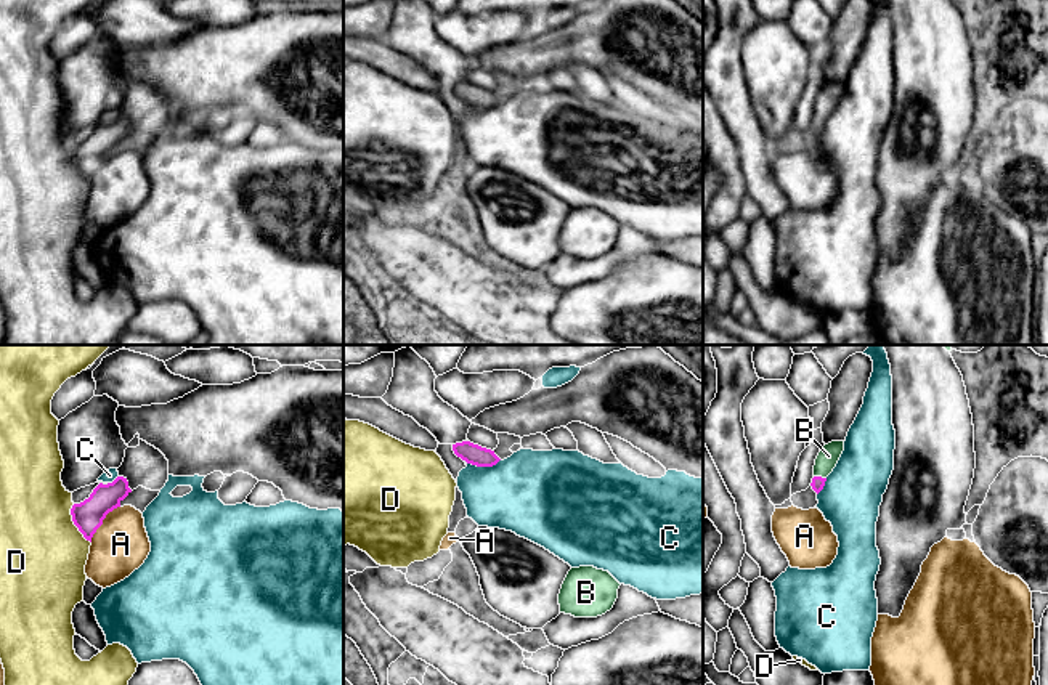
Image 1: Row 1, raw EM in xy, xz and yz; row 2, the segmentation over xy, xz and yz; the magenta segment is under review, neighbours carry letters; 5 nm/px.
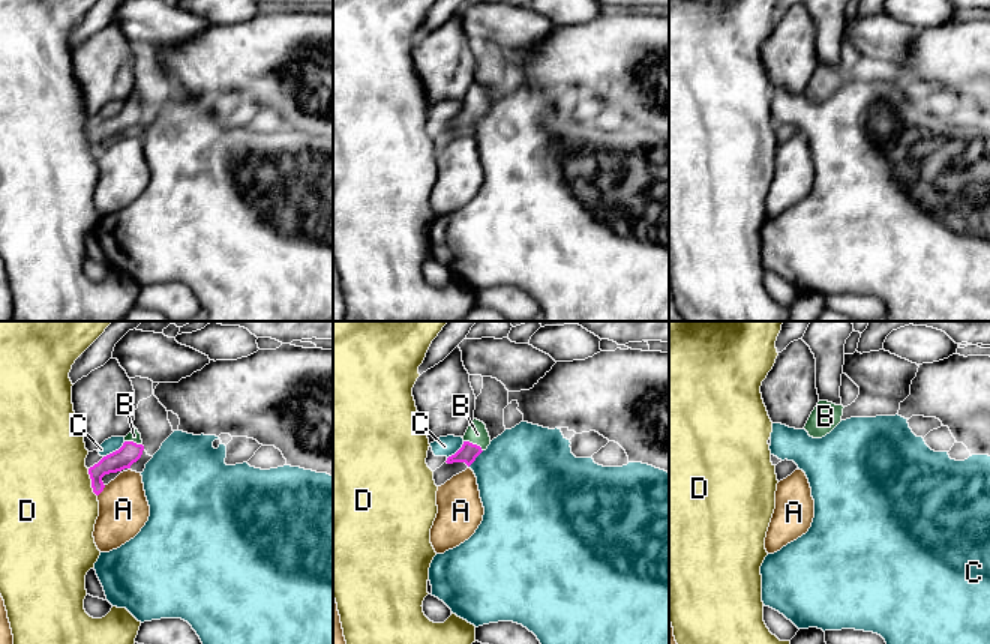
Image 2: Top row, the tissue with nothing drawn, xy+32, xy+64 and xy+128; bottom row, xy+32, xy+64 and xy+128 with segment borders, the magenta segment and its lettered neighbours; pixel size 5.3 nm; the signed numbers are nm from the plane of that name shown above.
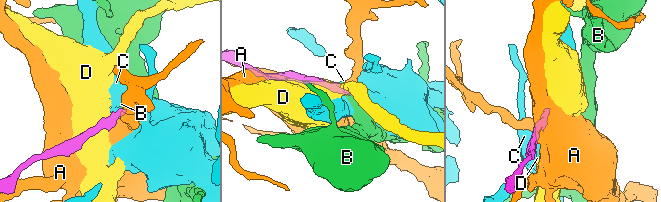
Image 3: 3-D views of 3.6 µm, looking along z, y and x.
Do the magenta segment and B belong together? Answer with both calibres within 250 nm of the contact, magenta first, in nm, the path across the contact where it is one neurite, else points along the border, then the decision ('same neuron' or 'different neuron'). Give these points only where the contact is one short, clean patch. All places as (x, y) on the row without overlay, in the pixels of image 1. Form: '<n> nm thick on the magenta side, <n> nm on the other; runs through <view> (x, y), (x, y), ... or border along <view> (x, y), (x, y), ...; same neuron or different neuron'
70 nm thick on the magenta side, 110 nm on the other; runs through yz (817, 124), (820, 117), (828, 97); same neuron

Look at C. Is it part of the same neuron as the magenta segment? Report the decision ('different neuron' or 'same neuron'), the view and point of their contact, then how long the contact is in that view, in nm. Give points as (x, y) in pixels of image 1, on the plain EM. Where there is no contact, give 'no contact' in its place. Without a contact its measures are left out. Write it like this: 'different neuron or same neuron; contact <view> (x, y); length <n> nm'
different neuron; contact xz (482, 106); length 180 nm

